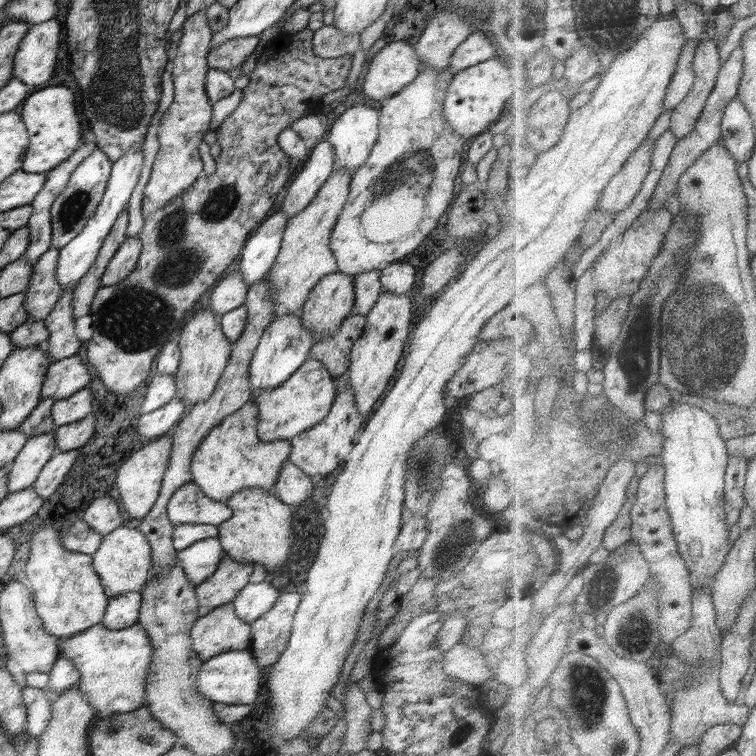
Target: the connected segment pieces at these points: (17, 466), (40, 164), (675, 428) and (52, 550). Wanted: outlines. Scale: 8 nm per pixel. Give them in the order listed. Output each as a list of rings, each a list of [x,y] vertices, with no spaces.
[[[55,431],[27,439],[26,444],[10,464],[8,471],[8,492],[26,490],[39,477],[44,465],[56,454]]]
[[[46,86],[31,93],[22,103],[19,116],[24,122],[29,138],[28,149],[22,160],[22,171],[34,174],[47,173],[54,166],[68,161],[74,151],[83,144],[74,90],[66,86]]]
[[[678,397],[676,398],[674,407],[670,409],[668,412],[663,414],[663,431],[666,434],[666,448],[665,448],[665,465],[667,468],[667,491],[668,491],[668,506],[671,510],[672,520],[675,523],[675,533],[676,538],[678,539],[681,553],[683,557],[687,559],[688,566],[691,570],[691,581],[695,588],[703,588],[703,586],[713,586],[719,578],[718,574],[723,572],[724,566],[727,565],[729,556],[731,556],[731,552],[733,551],[734,545],[730,542],[730,536],[732,536],[732,532],[730,532],[731,522],[729,521],[729,514],[727,509],[727,472],[729,469],[729,465],[731,464],[731,454],[729,451],[728,441],[724,440],[724,436],[722,435],[722,430],[720,428],[719,420],[708,410],[705,408],[700,408],[695,405],[690,405],[687,403],[679,403]]]
[[[50,524],[40,526],[36,534],[32,534],[27,560],[25,582],[33,595],[38,618],[46,634],[66,638],[103,622],[109,597],[100,577],[94,572],[91,555],[64,548],[58,530]]]

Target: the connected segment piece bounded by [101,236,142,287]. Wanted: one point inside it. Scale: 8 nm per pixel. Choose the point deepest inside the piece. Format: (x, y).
(124, 261)

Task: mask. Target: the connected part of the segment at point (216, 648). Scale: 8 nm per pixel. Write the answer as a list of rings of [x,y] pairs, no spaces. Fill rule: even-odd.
[[[226,604],[198,618],[191,630],[192,648],[202,662],[224,651],[246,650],[252,644],[250,624],[238,619],[234,606]]]

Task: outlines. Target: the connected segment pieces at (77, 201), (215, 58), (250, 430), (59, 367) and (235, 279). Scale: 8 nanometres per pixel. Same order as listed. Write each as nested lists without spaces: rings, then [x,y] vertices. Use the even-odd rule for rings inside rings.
[[[96,148],[72,172],[66,189],[62,191],[62,194],[55,199],[54,204],[51,206],[52,248],[62,249],[75,236],[78,236],[80,231],[86,226],[88,219],[94,214],[96,207],[103,198],[113,164],[102,150]]]
[[[260,36],[234,38],[220,46],[210,48],[207,56],[209,68],[223,70],[224,72],[241,68],[248,56],[258,46],[259,40]]]
[[[249,401],[240,407],[234,414],[223,418],[202,439],[191,458],[191,481],[200,487],[200,490],[212,500],[225,503],[233,494],[245,488],[264,489],[272,491],[276,477],[282,465],[288,461],[291,451],[289,441],[276,439],[274,442],[262,442],[257,435],[258,413],[254,402]]]
[[[77,354],[54,361],[48,367],[40,400],[64,400],[85,389],[89,384],[88,368]]]
[[[240,271],[227,274],[210,289],[209,308],[219,316],[232,312],[246,300],[247,282]]]

